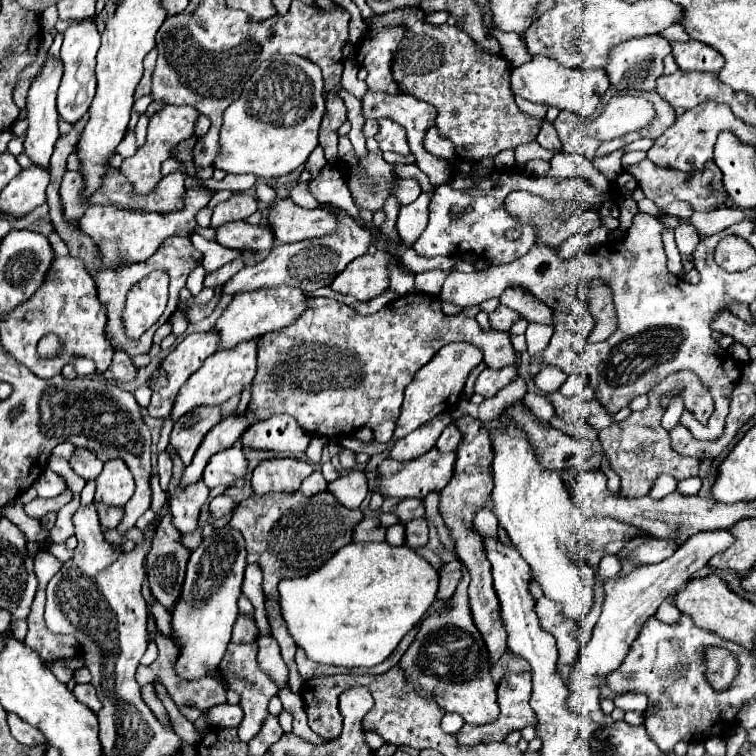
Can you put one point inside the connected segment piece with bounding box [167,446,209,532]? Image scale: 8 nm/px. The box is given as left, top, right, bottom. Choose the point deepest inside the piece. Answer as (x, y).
(185, 501)

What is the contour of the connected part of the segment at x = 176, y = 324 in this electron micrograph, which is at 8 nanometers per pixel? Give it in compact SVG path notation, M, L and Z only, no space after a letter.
M173 314L171 316L171 326L173 326L173 334L181 336L189 326L189 318L185 314Z

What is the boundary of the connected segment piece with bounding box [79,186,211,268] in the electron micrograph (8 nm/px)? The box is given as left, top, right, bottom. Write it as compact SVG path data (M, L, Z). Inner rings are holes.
M205 186L187 188L185 208L179 214L149 214L149 212L141 214L141 212L133 212L133 210L123 210L117 206L91 206L85 212L85 216L79 220L79 226L99 246L105 266L117 268L123 262L129 262L129 264L145 262L165 238L189 236L195 230L195 226L197 226L195 214L201 212L209 204L209 198L211 198L211 194L203 188Z

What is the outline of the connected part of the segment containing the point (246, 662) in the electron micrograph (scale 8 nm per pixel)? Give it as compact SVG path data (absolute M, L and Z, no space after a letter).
M231 642L227 646L227 652L225 652L221 664L219 664L219 674L225 680L225 686L229 690L235 690L241 696L241 708L243 708L245 716L243 716L241 726L237 730L239 730L239 738L243 742L249 742L259 732L265 716L269 714L267 704L277 694L279 686L265 672L261 672L259 662L257 662L257 642L241 642L241 644Z

